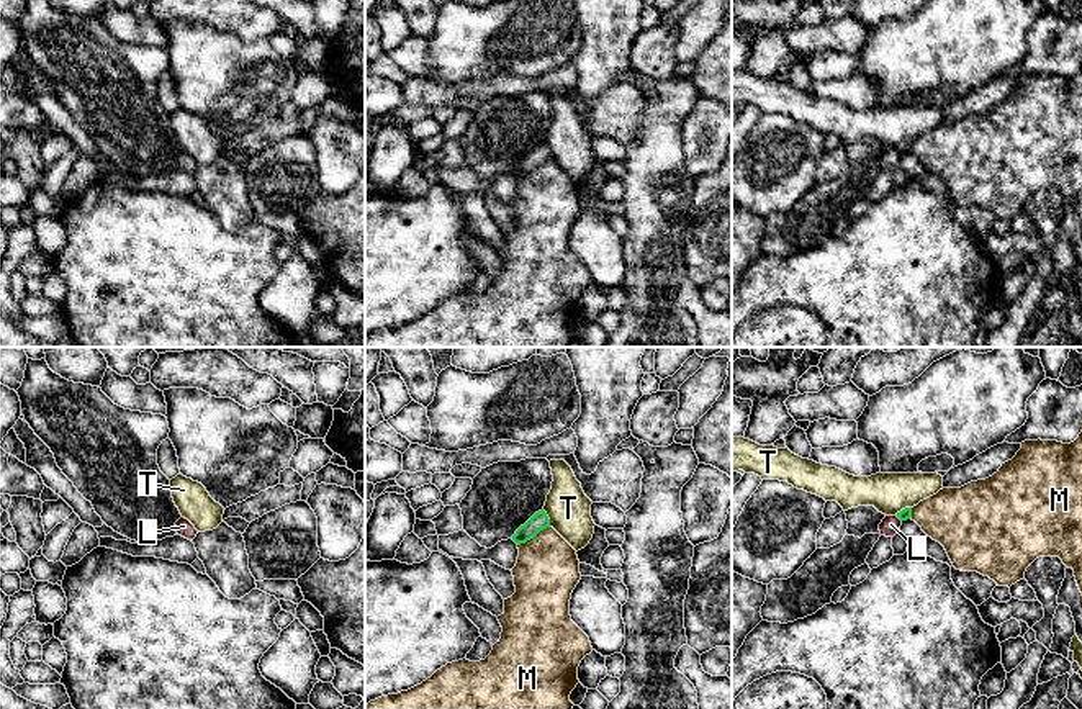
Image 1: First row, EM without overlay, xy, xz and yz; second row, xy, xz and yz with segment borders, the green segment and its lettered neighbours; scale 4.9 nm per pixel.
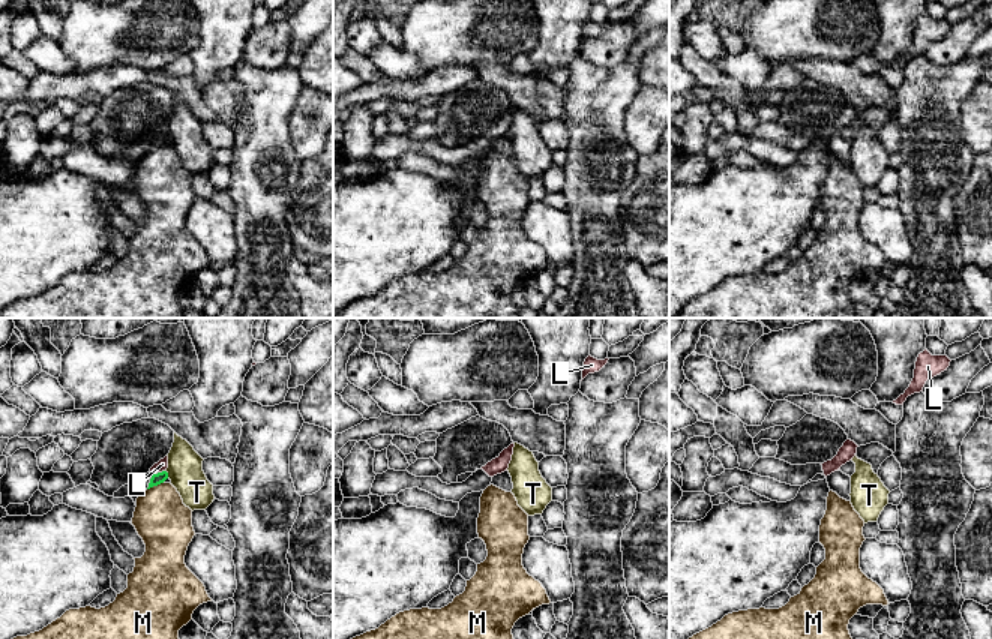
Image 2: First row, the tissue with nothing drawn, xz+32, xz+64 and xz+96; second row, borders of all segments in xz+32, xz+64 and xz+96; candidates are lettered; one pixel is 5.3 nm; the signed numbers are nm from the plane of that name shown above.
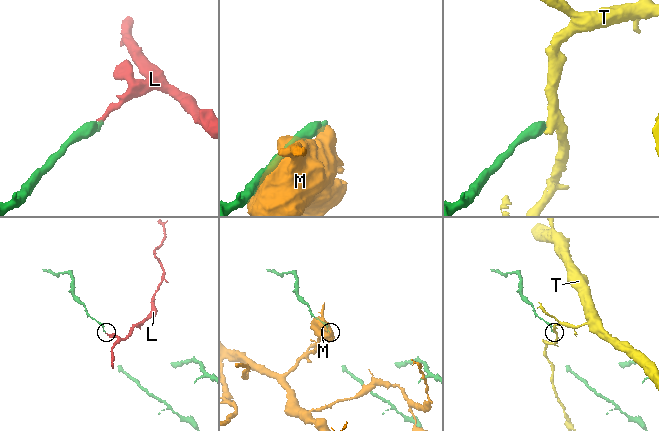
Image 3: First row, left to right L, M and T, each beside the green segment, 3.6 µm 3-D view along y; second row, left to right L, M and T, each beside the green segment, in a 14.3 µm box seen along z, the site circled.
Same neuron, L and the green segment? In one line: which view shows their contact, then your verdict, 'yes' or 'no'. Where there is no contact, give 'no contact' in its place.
contact in yz; no

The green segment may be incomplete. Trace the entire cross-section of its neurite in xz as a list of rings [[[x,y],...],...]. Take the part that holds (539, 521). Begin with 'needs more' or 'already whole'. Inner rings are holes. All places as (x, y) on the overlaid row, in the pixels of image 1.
already whole; [[[542,509],[535,513],[524,526],[521,526],[516,534],[512,535],[512,540],[521,545],[527,540],[534,539],[540,531],[550,527],[550,519],[547,513]]]

